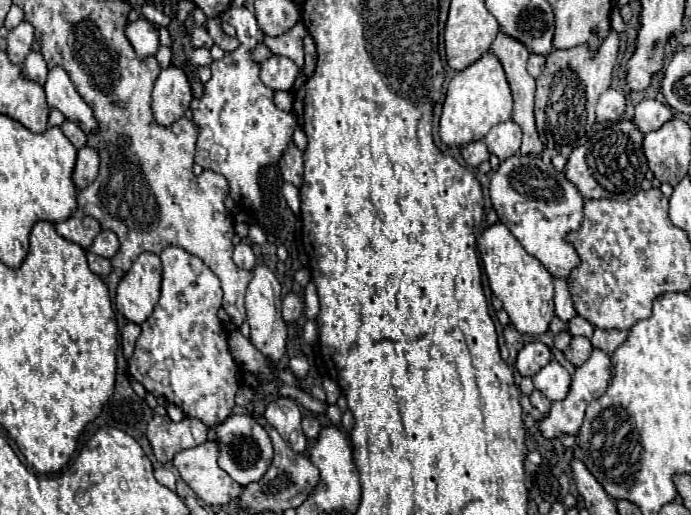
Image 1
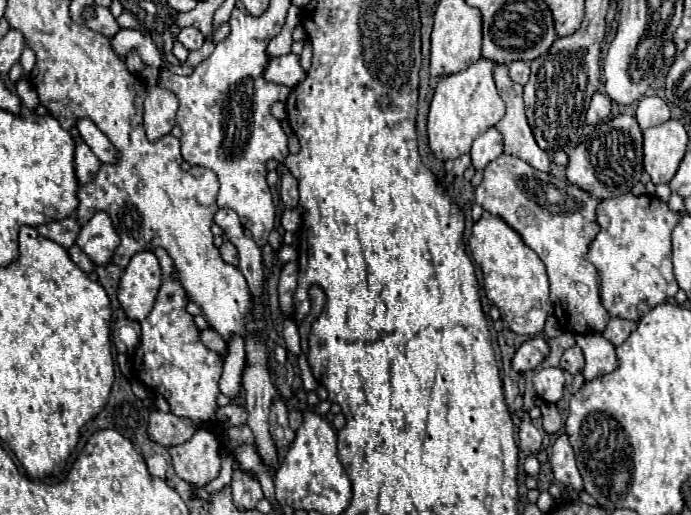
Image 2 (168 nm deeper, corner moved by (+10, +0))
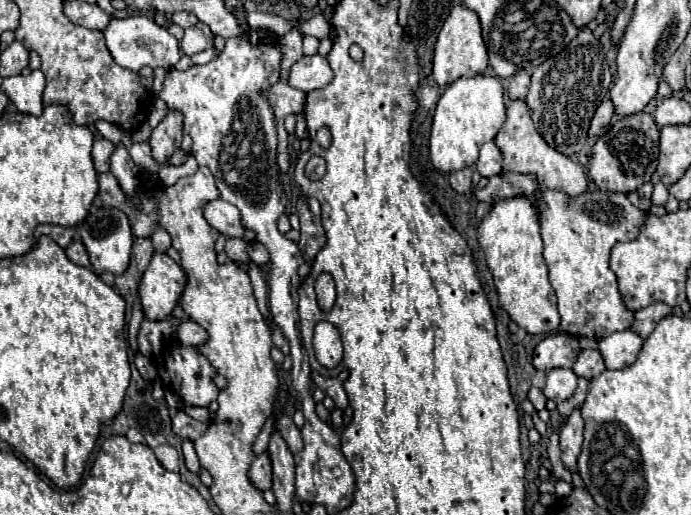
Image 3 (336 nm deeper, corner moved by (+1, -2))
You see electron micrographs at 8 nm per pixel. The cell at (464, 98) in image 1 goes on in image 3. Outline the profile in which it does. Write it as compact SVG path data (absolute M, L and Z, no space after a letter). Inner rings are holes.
M495 76L459 78L439 98L431 124L431 162L439 172L455 172L465 166L475 166L481 144L493 140L505 122L503 88Z

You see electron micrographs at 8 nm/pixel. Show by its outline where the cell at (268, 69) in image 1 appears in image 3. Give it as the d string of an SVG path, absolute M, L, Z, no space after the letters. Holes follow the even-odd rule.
M303 56L293 68L289 76L289 84L293 88L299 88L303 92L311 92L317 88L323 88L333 80L333 70L329 68L329 62L325 56Z

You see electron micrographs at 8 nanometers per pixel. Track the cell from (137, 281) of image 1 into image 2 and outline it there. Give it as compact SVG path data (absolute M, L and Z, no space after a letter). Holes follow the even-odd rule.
M148 250L134 254L118 284L118 302L130 320L140 322L150 314L160 284L158 258Z

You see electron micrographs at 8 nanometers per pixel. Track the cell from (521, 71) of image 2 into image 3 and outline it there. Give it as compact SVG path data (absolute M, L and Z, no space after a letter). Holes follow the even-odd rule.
M525 70L517 72L511 82L509 82L509 88L507 88L507 98L509 100L525 100L527 96L527 90L529 90L529 74Z

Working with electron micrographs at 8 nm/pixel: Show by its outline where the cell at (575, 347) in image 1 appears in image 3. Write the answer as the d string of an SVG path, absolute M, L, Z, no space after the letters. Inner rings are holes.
M583 350L577 358L577 362L573 364L573 372L587 380L599 376L603 370L605 370L605 362L603 362L603 356L599 350Z

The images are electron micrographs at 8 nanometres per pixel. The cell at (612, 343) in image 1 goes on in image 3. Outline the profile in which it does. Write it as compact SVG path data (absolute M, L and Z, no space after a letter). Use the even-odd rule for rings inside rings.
M661 302L651 304L649 308L641 308L635 312L635 322L633 322L631 330L641 334L643 338L647 338L653 332L653 328L657 326L657 322L669 314L671 314L671 308L667 304L661 304Z

